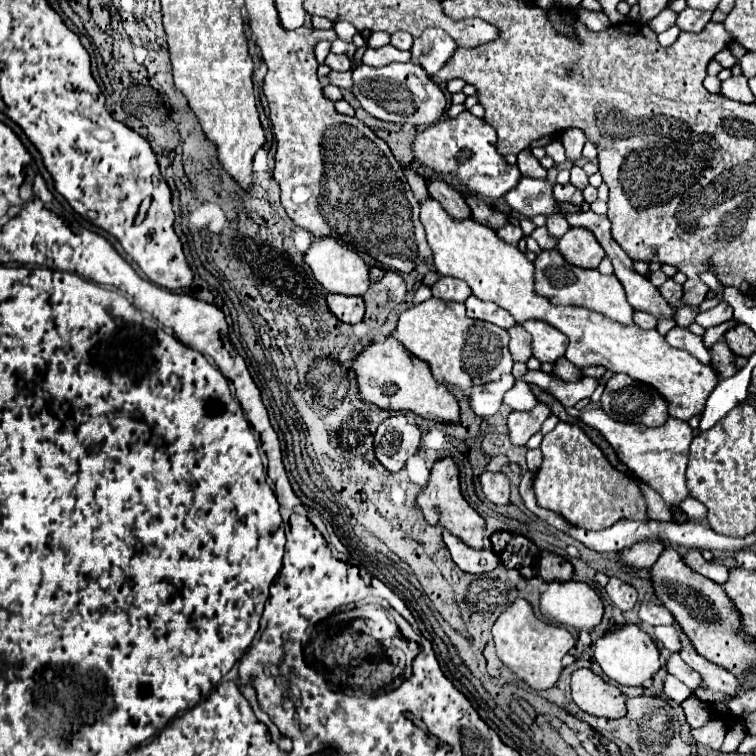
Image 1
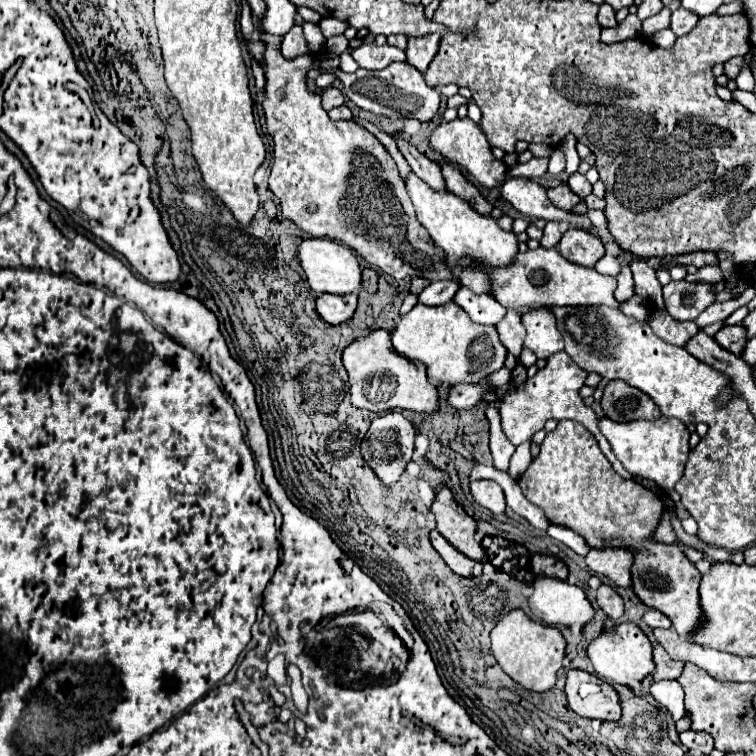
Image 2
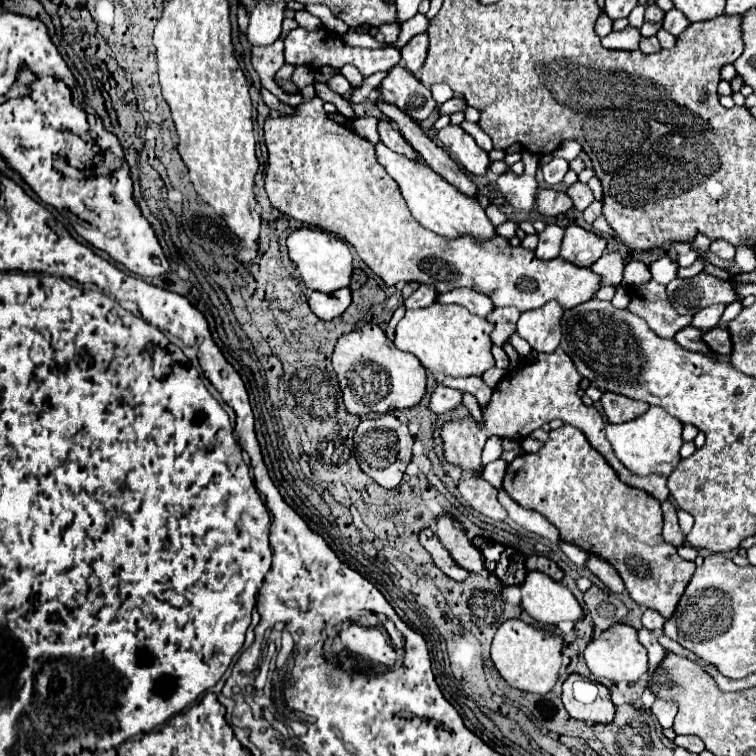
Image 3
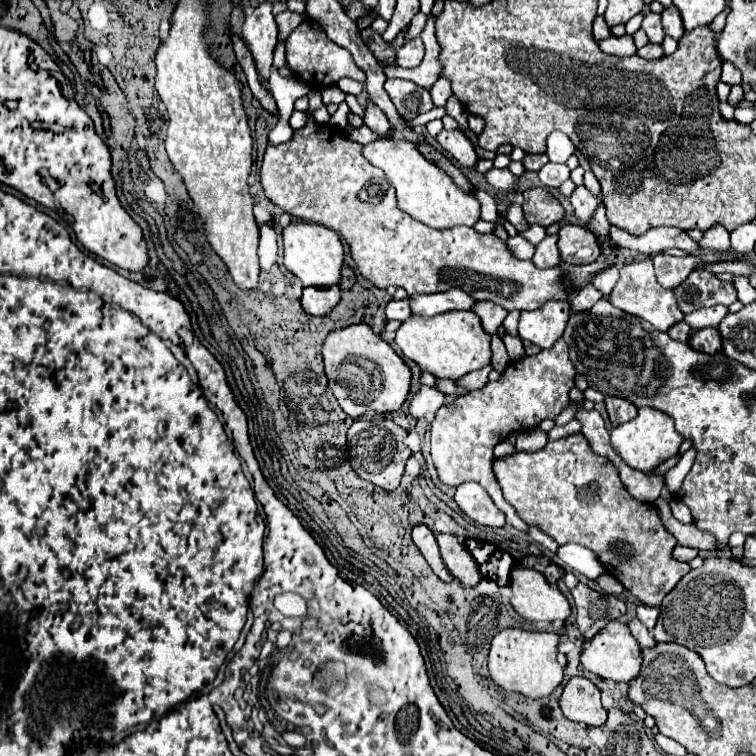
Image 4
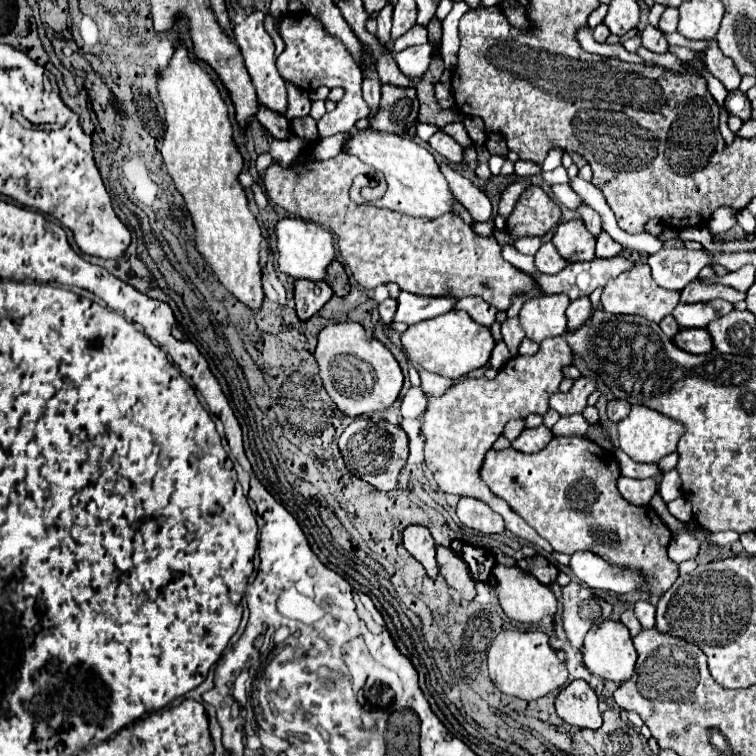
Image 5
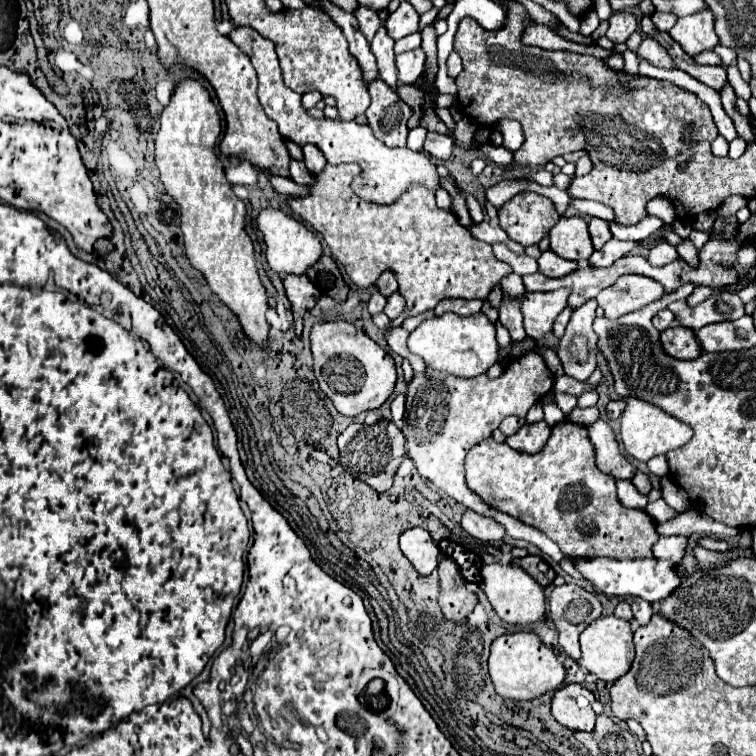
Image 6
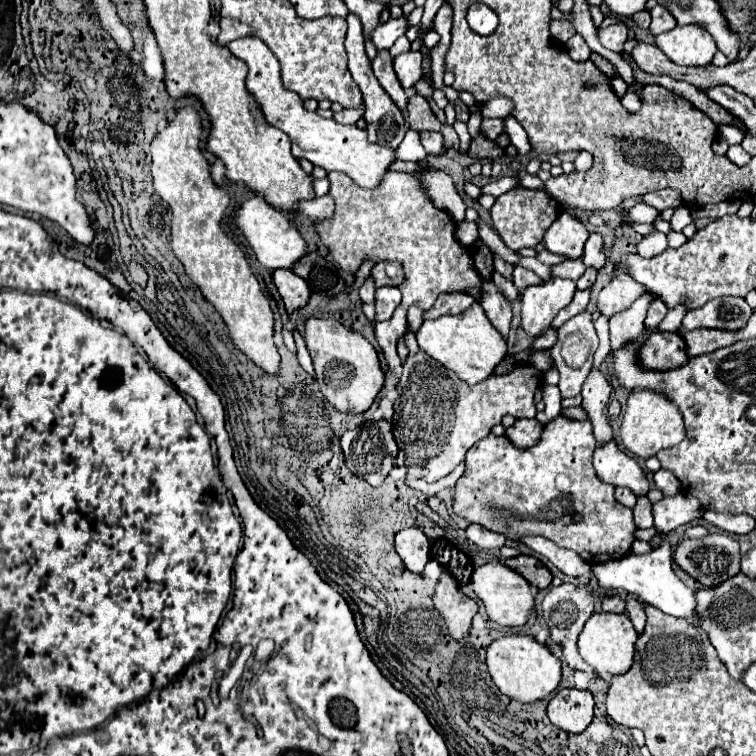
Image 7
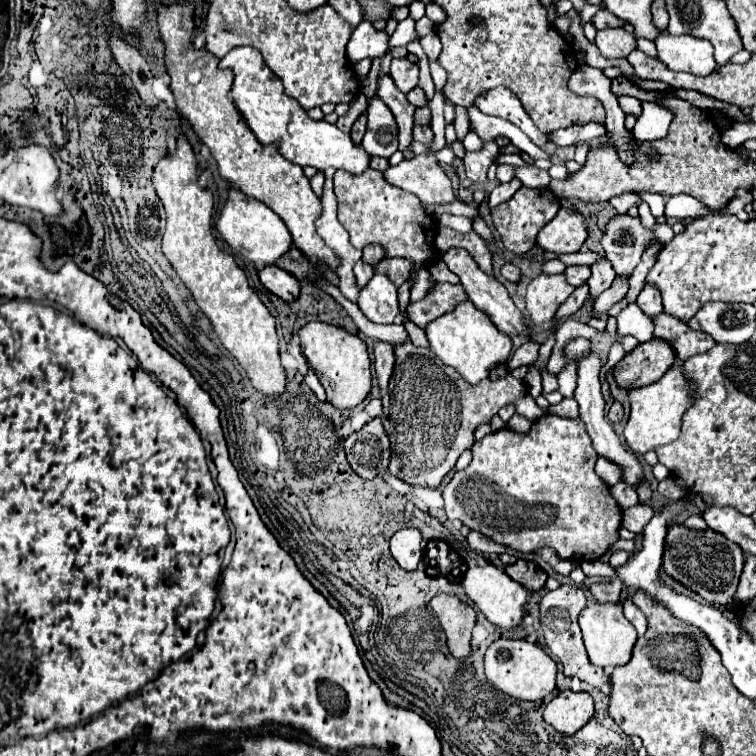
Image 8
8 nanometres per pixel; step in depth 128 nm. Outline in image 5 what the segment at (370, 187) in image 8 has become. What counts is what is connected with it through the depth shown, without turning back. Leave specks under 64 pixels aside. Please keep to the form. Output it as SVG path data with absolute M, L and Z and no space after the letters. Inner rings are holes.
M304 150L290 168L272 164L264 174L266 196L292 216L326 226L338 244L338 252L346 260L354 280L362 288L376 288L394 282L404 292L416 296L480 296L498 310L508 310L512 296L538 296L532 276L520 272L500 254L498 242L472 232L456 214L436 220L420 220L402 212L376 208L372 204L354 204L348 198L350 184L361 172L373 168L350 154L316 162L310 150Z

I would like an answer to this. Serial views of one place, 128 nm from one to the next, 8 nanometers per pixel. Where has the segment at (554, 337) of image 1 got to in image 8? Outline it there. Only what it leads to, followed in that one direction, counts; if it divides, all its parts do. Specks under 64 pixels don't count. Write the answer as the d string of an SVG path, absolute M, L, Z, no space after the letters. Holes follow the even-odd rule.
M564 274L536 276L526 290L526 308L534 324L550 322L558 306L574 292Z

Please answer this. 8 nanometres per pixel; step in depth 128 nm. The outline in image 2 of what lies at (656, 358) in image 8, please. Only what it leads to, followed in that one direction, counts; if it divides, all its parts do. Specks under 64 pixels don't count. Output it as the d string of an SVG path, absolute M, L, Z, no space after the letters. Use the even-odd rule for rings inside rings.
M738 324L738 326L724 326L716 336L714 340L728 352L740 356L746 348L746 330Z

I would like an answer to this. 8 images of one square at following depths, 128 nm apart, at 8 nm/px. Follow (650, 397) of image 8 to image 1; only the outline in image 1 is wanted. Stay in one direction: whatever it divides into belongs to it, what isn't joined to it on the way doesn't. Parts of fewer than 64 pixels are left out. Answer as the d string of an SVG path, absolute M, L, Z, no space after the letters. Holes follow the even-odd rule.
M584 410L580 414L580 420L592 428L596 428L608 444L614 448L616 456L636 474L640 476L648 486L652 486L668 506L678 506L686 496L686 464L688 464L688 450L692 442L692 428L688 422L682 422L678 418L668 418L658 428L648 428L642 424L630 424L630 422L618 422L604 414L604 410Z

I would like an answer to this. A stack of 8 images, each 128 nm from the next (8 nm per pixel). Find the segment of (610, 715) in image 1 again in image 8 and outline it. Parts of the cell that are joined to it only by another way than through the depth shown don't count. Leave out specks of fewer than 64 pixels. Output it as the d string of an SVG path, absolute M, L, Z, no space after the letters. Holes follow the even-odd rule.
M496 640L484 656L486 678L504 694L520 700L542 700L556 688L556 662L538 646L526 640ZM560 692L544 708L544 722L560 734L578 732L594 714L592 696L586 692Z

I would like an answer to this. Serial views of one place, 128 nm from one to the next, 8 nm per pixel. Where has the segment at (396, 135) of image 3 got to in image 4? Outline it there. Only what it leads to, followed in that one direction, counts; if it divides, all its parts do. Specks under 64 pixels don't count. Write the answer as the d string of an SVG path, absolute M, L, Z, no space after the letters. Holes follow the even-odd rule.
M368 98L368 106L364 110L364 124L378 134L386 134L390 130L388 118L384 116L384 112L380 108L376 108L376 104L372 104L370 98Z

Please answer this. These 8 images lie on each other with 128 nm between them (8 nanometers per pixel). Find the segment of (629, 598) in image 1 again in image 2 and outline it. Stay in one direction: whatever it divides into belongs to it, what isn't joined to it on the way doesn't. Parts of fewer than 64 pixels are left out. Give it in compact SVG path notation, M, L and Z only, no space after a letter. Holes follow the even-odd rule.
M602 584L596 592L596 602L610 620L618 620L624 614L624 600L614 592L612 586Z

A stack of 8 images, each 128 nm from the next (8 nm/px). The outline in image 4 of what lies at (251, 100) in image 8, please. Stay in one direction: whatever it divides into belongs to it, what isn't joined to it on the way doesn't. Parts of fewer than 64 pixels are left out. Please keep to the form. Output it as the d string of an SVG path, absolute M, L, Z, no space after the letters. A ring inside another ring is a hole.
M262 2L252 10L252 14L246 16L244 20L244 42L248 44L256 70L262 76L262 86L270 90L268 78L270 78L270 68L272 68L272 56L274 56L274 46L278 42L278 26L274 22L272 14L272 4ZM394 136L388 140L380 138L380 140L374 140L364 146L364 156L370 160L372 166L378 166L386 174L388 182L396 190L398 206L402 208L402 212L406 212L414 220L420 220L426 226L440 228L440 230L460 226L460 224L472 226L476 220L480 220L478 200L474 200L474 196L470 196L470 194L462 192L452 182L452 178L444 170L440 170L438 166L428 162L412 142L402 140L400 136Z

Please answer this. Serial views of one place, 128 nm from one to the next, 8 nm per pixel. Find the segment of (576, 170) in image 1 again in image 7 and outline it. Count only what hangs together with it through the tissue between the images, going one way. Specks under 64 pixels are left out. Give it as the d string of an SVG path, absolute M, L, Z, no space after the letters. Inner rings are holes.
M590 234L586 246L584 246L584 254L582 260L588 268L596 268L602 270L606 264L606 254L604 254L604 246L602 246L602 236L600 234Z

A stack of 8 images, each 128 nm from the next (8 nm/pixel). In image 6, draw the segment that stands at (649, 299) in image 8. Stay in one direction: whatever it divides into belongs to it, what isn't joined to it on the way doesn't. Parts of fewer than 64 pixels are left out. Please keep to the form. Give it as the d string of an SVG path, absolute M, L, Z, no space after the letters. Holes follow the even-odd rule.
M664 308L664 310L656 312L656 316L652 318L652 324L656 324L656 328L662 332L662 330L666 330L666 328L672 324L672 320L674 320L672 312L670 312L668 308Z

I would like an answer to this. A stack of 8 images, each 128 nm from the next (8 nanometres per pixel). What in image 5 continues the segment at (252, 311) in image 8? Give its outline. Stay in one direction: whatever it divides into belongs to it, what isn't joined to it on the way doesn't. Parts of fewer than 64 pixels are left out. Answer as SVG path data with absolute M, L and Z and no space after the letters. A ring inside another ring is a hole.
M184 46L176 48L168 68L160 76L158 88L166 110L166 130L160 154L192 216L194 246L214 270L220 284L236 300L246 304L250 310L260 310L264 300L258 262L262 234L248 208L244 188L238 182L244 160L232 144L232 124L226 102L208 72L188 58Z

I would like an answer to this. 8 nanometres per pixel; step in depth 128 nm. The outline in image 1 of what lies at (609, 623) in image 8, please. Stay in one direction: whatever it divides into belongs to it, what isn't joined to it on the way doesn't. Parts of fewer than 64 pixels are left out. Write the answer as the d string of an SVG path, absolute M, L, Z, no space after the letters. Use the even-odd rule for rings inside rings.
M626 624L618 630L606 632L602 638L596 640L594 648L596 648L594 658L600 664L602 672L610 680L614 680L622 686L644 686L644 682L650 680L662 668L660 652L658 652L654 640L646 632L642 632L636 624Z

